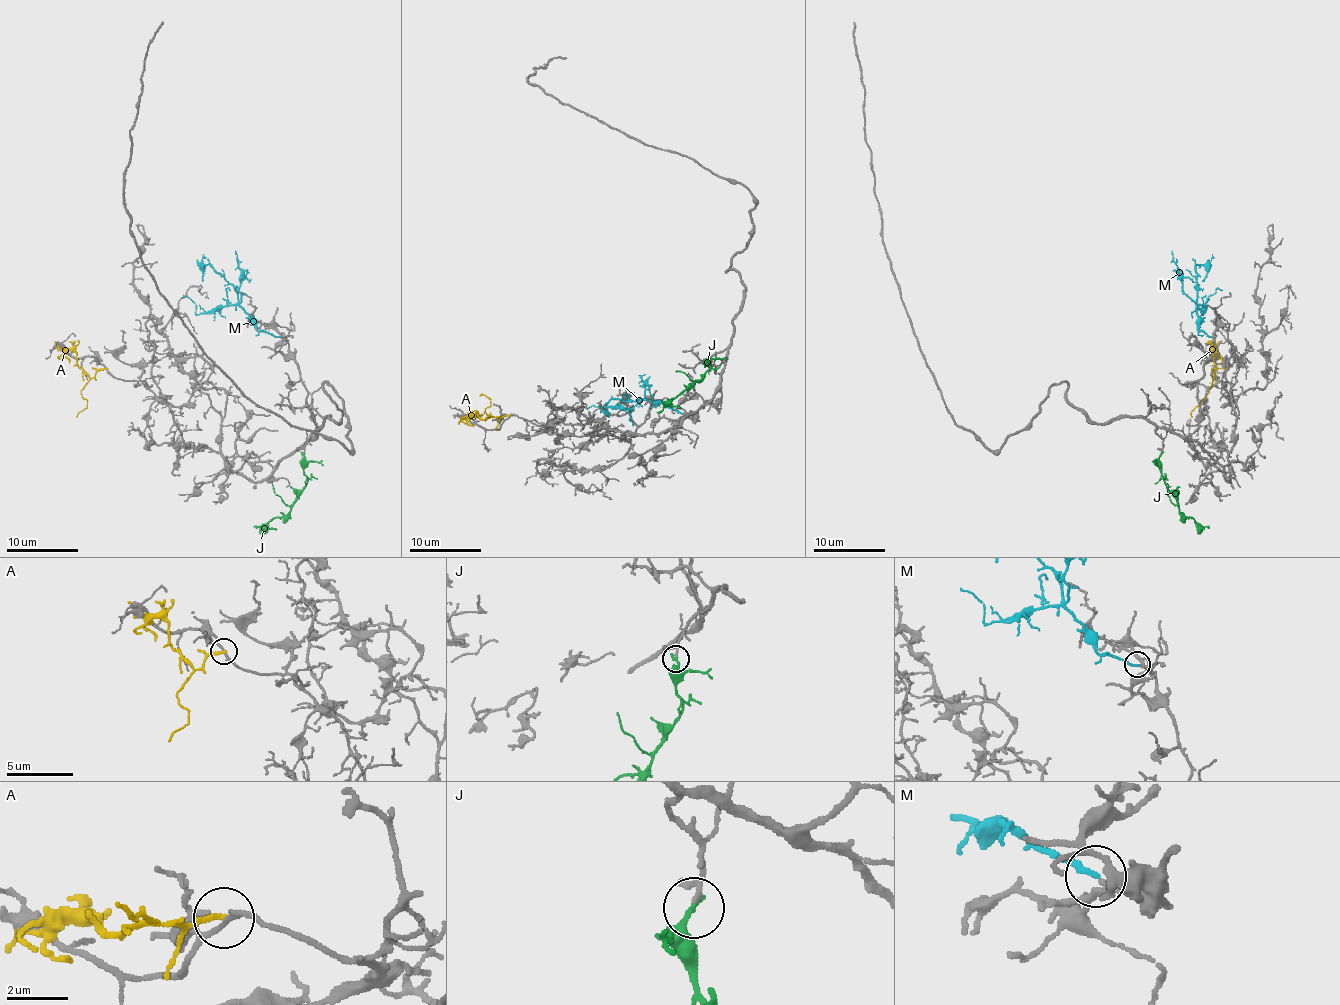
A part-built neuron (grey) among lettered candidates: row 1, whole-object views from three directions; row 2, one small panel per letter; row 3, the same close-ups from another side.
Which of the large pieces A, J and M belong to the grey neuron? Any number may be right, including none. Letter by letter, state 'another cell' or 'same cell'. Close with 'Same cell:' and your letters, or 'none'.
A: another cell
J: same cell
M: same cell
Same cell: J, M

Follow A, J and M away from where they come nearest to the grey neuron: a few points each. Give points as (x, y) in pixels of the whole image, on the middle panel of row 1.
A: (509, 415), (473, 417), (467, 422), (473, 424)
J: (706, 365), (708, 363), (710, 368), (656, 411)
M: (681, 413), (660, 402), (611, 399), (606, 410), (606, 406)

